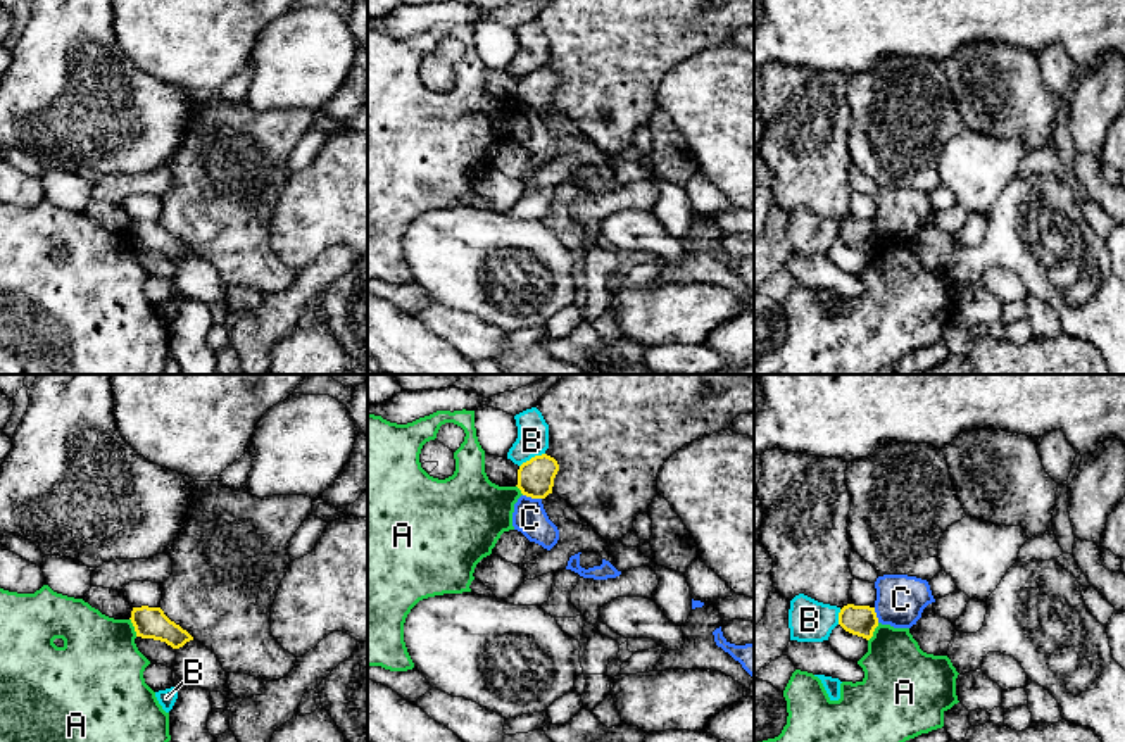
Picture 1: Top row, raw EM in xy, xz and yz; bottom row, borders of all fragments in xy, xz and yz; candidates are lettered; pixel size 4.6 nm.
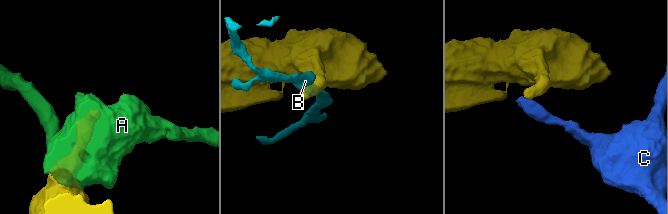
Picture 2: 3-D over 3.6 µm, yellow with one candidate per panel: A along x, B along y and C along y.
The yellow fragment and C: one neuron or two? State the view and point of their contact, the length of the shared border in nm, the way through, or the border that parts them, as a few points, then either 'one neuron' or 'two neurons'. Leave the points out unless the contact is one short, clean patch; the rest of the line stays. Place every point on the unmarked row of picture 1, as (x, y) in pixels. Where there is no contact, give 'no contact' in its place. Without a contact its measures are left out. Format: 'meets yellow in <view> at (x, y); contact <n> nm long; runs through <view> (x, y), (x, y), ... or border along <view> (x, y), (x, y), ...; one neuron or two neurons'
meets yellow in xz at (532, 111); contact 90 nm long; border along xz (523, 107), (540, 113); two neurons

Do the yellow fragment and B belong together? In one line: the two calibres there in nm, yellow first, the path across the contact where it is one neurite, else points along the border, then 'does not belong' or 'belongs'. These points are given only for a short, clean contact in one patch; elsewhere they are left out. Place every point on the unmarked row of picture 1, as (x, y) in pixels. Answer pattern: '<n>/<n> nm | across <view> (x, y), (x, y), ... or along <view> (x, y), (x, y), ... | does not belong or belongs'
180/150 nm | does not belong

